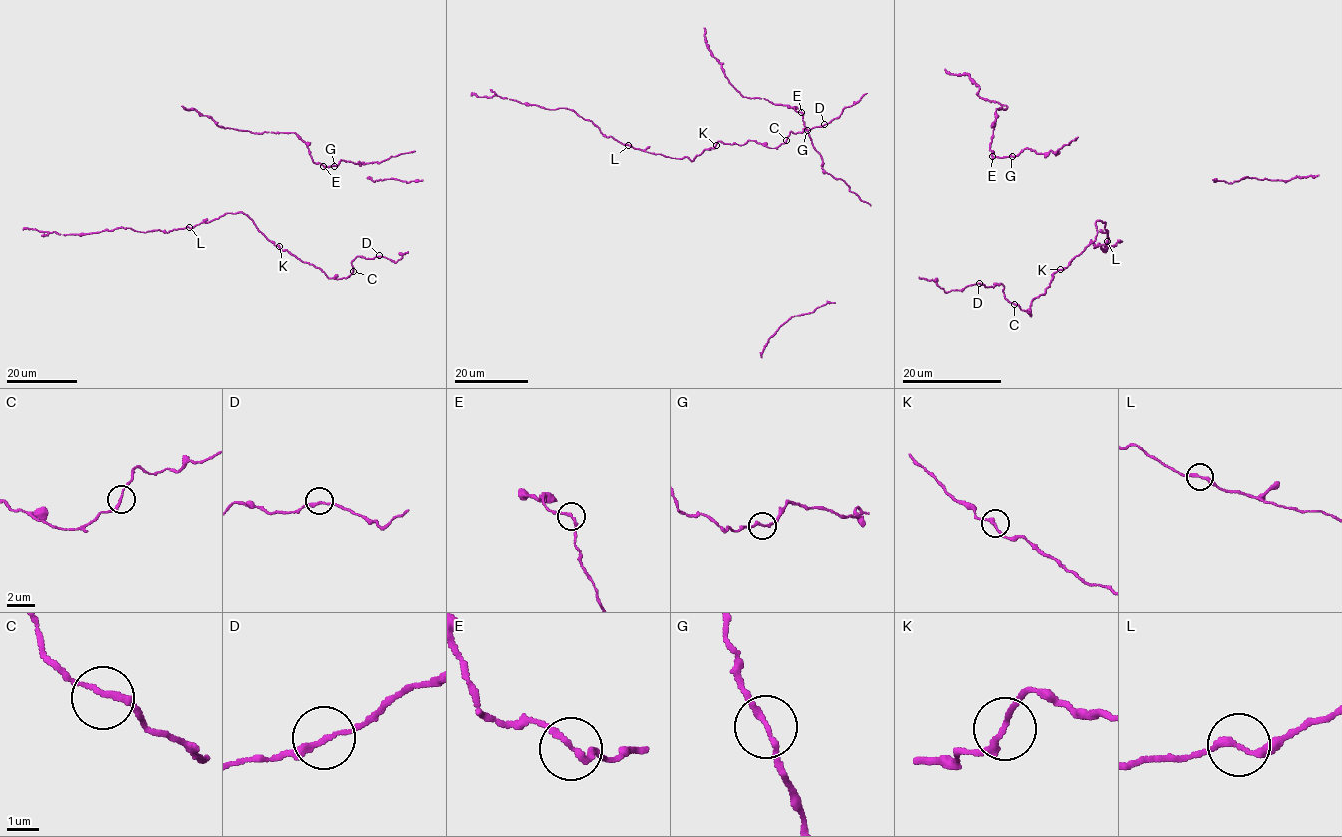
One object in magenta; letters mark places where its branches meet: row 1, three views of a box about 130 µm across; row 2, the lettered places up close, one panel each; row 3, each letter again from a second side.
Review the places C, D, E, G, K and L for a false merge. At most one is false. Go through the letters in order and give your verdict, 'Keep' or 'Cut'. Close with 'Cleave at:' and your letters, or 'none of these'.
C: Keep
D: Keep
E: Keep
G: Keep
K: Keep
L: Keep
Cleave at: none of these

